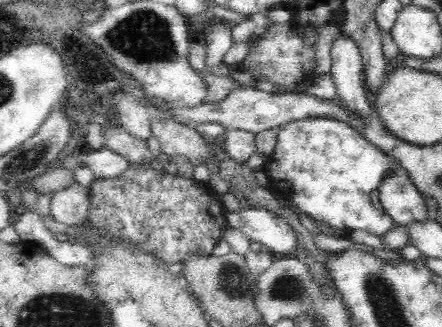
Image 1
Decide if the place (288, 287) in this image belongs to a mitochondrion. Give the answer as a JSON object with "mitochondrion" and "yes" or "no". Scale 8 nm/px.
{"mitochondrion":"yes"}

